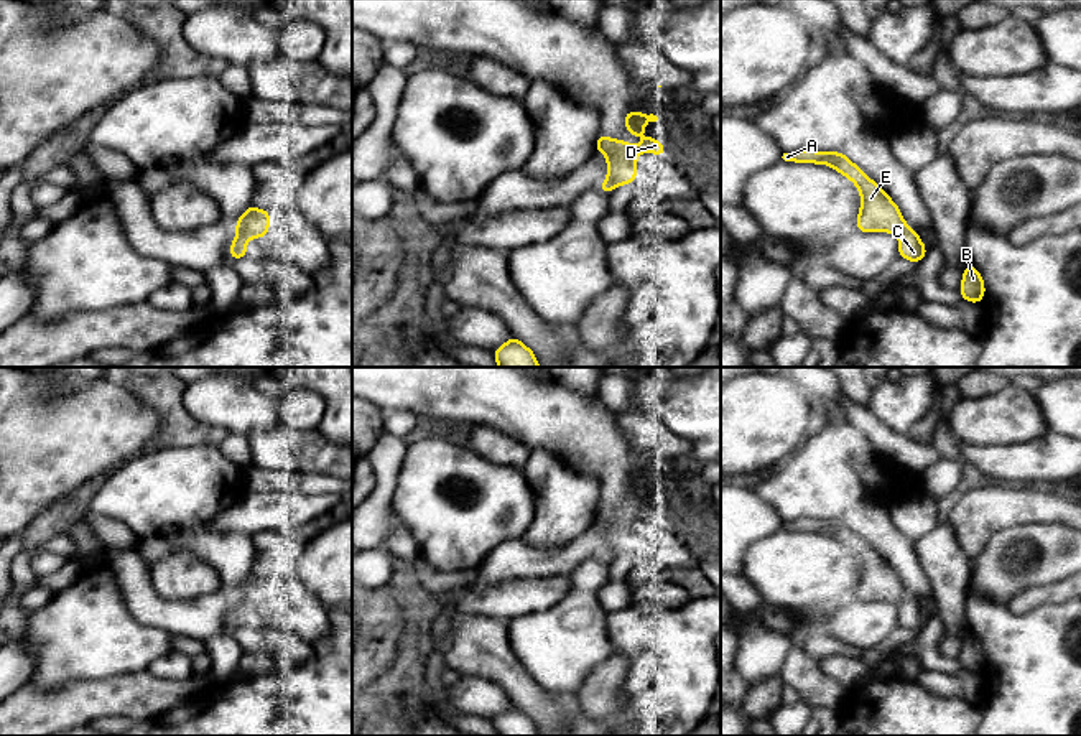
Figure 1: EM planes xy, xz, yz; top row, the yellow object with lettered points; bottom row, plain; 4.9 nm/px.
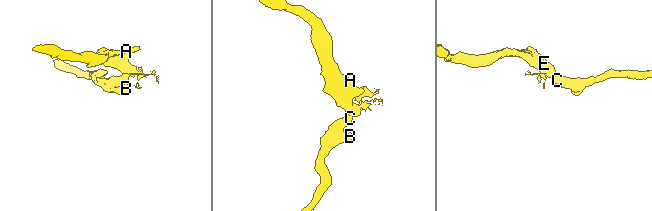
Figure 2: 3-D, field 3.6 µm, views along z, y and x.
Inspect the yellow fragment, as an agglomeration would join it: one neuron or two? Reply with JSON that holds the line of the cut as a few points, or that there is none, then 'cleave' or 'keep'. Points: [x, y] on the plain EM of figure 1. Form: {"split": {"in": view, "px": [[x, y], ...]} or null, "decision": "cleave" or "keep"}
{"split": {"in": "xy", "px": [[239, 598], [247, 606]]}, "decision": "cleave"}

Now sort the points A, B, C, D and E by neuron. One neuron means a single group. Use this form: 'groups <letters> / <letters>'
groups A D E / B C

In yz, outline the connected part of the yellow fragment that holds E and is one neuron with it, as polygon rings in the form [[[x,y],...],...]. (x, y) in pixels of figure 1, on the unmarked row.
[[[801,517],[793,522],[783,522],[782,527],[790,532],[824,532],[849,547],[861,560],[861,580],[856,589],[859,601],[890,601],[900,604],[907,598],[898,575],[842,520],[826,522]]]

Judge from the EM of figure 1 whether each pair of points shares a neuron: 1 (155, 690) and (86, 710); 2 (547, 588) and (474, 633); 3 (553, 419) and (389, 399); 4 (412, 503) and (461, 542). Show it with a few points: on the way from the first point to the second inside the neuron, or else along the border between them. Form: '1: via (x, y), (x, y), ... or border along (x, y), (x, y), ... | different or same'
1: via (139, 695), (102, 698) | same
2: border along (458, 610), (479, 613), (505, 623) | different
3: via (512, 400), (501, 394), (430, 394) | same
4: via (423, 504), (450, 531) | same

